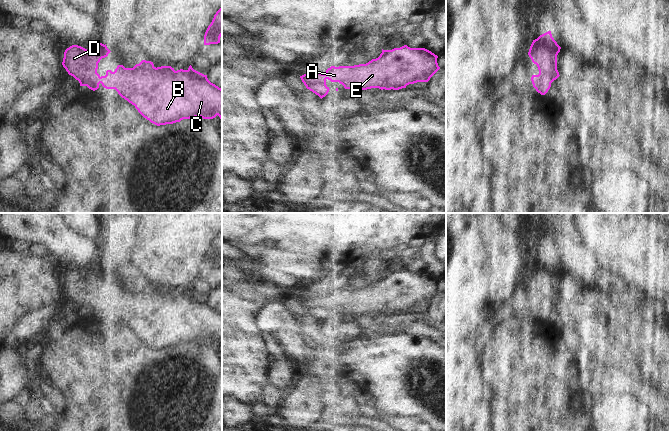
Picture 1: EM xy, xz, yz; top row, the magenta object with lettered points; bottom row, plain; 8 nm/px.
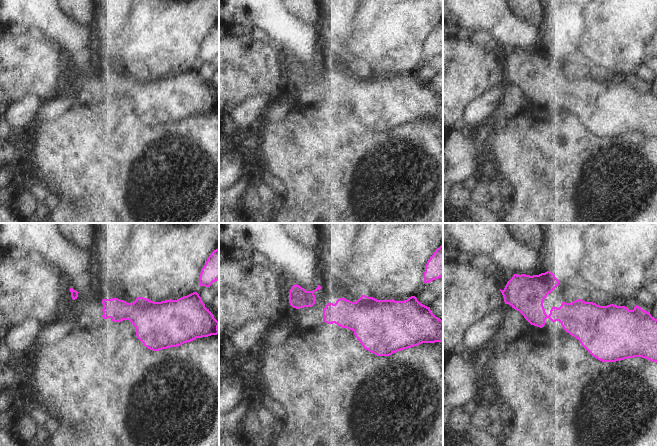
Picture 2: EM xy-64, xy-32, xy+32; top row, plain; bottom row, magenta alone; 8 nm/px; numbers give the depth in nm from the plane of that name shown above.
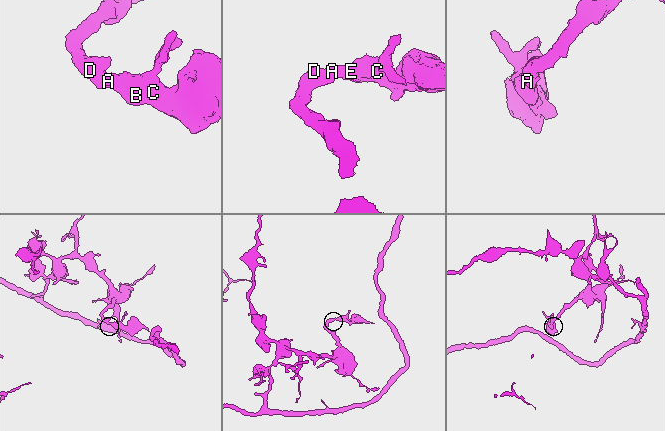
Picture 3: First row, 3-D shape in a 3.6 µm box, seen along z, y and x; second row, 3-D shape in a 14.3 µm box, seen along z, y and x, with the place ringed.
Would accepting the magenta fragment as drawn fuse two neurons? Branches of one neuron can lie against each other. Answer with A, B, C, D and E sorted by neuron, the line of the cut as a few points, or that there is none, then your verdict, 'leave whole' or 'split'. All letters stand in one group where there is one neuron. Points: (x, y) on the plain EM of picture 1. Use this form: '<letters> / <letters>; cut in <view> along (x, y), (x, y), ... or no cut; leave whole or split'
A B C D E; no cut; leave whole

